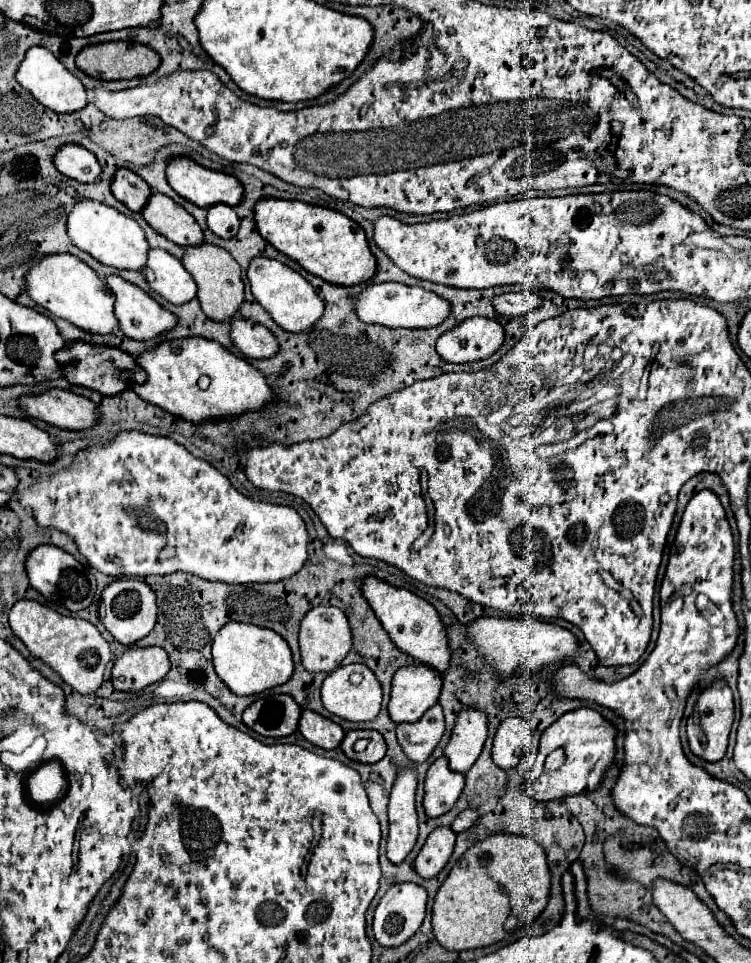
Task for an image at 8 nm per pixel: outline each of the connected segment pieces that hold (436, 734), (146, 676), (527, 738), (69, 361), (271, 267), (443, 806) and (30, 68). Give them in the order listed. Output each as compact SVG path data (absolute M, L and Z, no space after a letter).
M436 704L424 712L424 716L410 724L396 724L396 738L404 754L420 764L424 762L444 734L444 716L442 708Z
M128 648L112 666L112 684L116 690L142 690L148 684L160 682L170 670L170 660L164 648Z
M506 718L494 738L492 760L506 772L512 772L524 754L532 748L532 732L522 718Z
M72 342L72 344L66 344L64 348L60 348L54 354L54 358L60 364L64 378L70 384L96 390L98 394L114 396L114 394L120 394L122 390L126 390L128 382L120 378L122 370L134 370L136 372L136 382L144 382L144 376L146 376L144 370L140 370L136 366L136 362L130 354L126 354L124 350L114 348L114 346L96 346L96 344L88 344L88 342Z
M252 258L252 262L248 264L248 284L252 288L252 296L254 300L270 312L272 320L288 330L288 332L300 332L310 328L324 310L324 302L318 298L316 290L312 288L312 284L308 280L304 280L298 272L294 272L292 268L280 264L278 260L270 260L270 258Z
M442 756L428 768L424 786L424 810L428 816L436 818L456 804L458 796L464 790L464 774L452 772L448 768L448 758Z
M40 46L28 48L24 60L20 62L20 66L16 70L16 82L20 82L20 86L24 90L28 90L42 106L46 106L54 112L76 112L76 110L84 108L88 102L86 88L82 86L82 82L74 74L70 74L52 52L48 52L46 48L40 48Z

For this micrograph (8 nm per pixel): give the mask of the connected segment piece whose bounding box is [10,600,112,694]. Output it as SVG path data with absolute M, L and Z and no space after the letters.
M20 600L10 610L10 628L26 644L28 652L48 664L60 678L80 694L94 694L104 678L106 664L110 662L110 644L100 636L94 624L62 616L52 608L46 608L32 600Z

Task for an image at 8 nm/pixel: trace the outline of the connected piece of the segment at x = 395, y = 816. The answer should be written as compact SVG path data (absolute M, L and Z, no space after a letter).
M402 766L396 772L388 804L390 834L386 852L390 862L394 864L400 864L410 854L418 838L418 814L414 798L416 798L416 770L412 766Z

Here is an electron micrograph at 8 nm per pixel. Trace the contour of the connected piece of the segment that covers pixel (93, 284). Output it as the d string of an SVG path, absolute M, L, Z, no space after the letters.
M46 254L46 258L34 262L24 276L26 294L52 316L64 318L88 332L112 334L118 330L118 322L114 318L114 294L104 286L102 278L72 254Z

